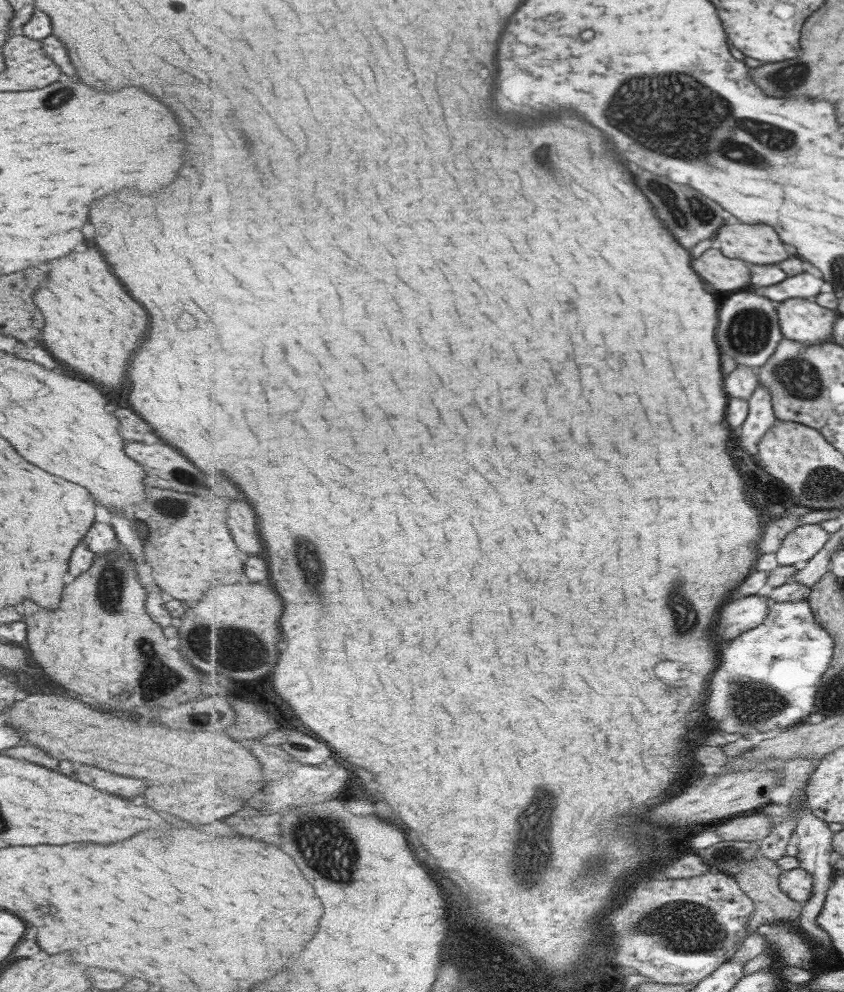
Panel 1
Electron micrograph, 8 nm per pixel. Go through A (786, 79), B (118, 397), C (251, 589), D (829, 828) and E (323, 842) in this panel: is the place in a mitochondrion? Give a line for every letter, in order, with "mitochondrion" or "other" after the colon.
A: mitochondrion
B: other
C: other
D: other
E: mitochondrion

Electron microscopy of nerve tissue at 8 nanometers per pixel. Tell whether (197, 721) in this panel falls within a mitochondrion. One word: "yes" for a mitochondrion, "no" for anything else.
no

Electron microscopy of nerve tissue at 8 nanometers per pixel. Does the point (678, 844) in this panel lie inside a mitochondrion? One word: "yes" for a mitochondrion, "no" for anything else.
no

